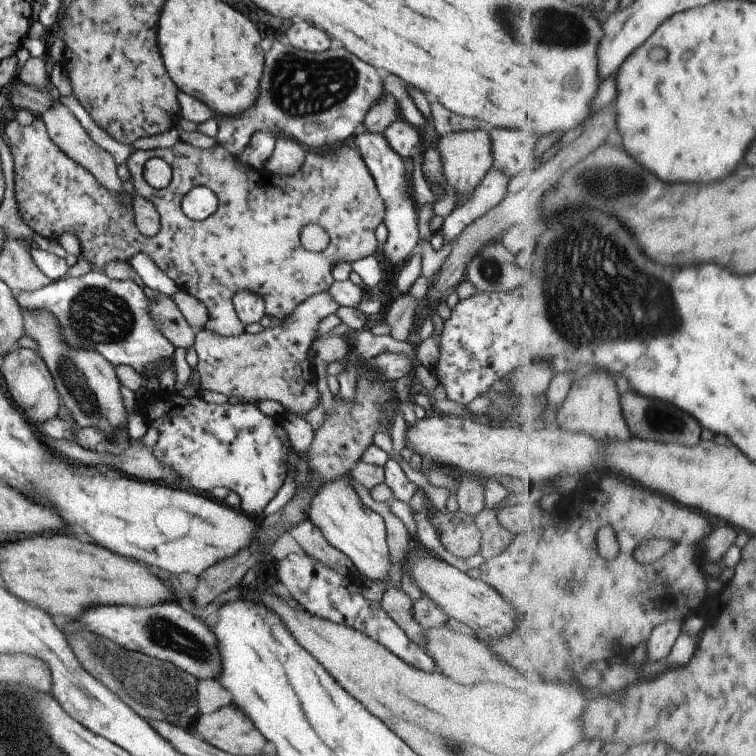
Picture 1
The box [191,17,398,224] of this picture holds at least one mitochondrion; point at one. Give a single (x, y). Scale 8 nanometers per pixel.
(299, 86)

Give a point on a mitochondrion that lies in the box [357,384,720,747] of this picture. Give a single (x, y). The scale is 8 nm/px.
(658, 418)

